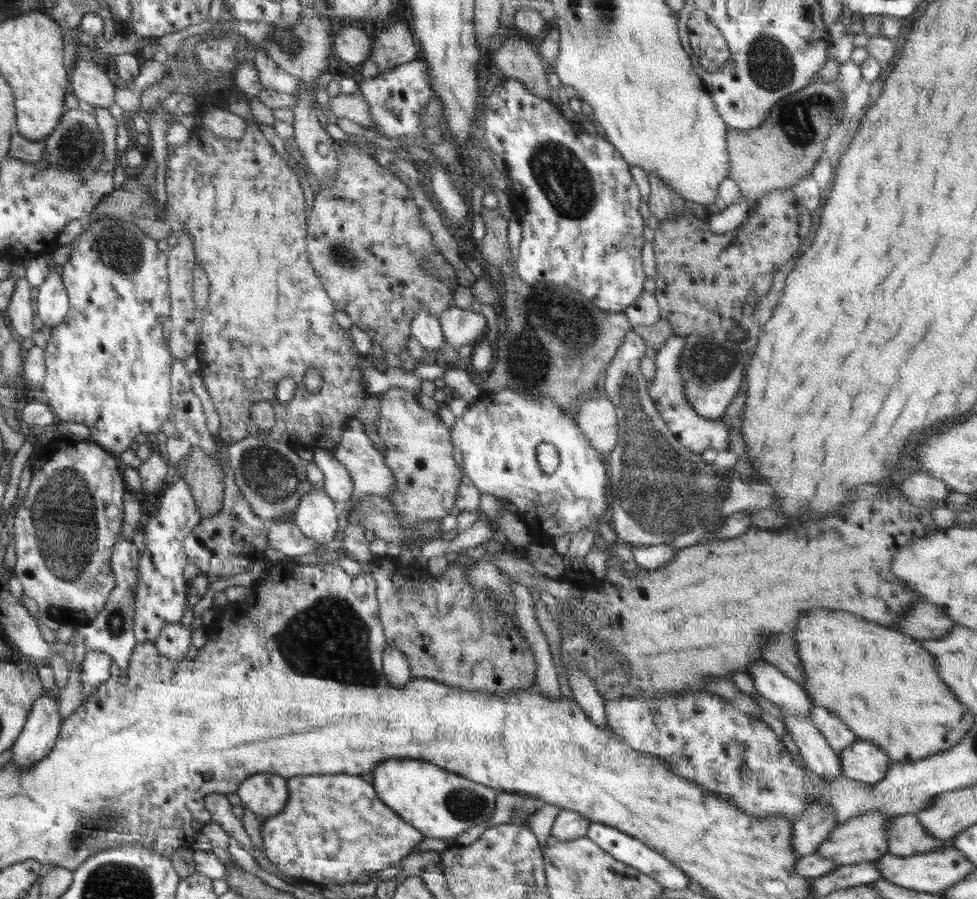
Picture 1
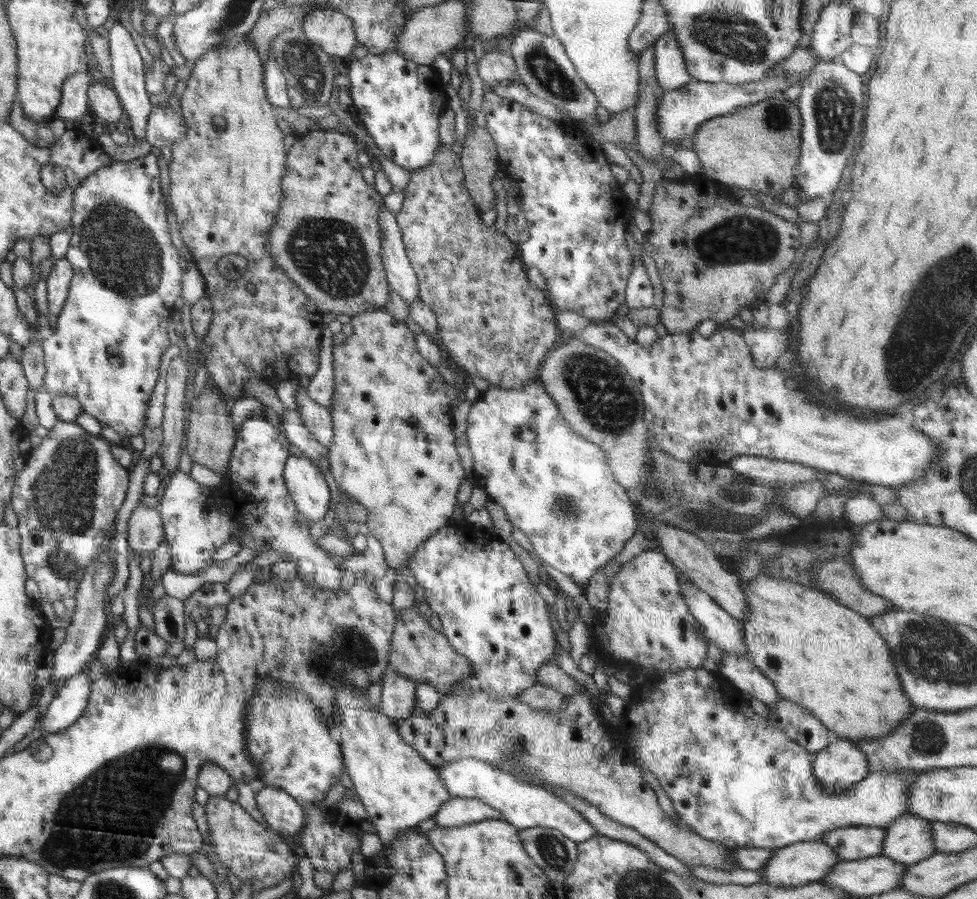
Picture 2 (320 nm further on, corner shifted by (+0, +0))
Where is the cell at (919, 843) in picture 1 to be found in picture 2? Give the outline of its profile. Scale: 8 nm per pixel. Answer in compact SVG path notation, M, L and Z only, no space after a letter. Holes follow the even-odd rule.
M856 825L829 830L818 840L827 844L842 861L850 861L880 854L885 834L885 827Z

